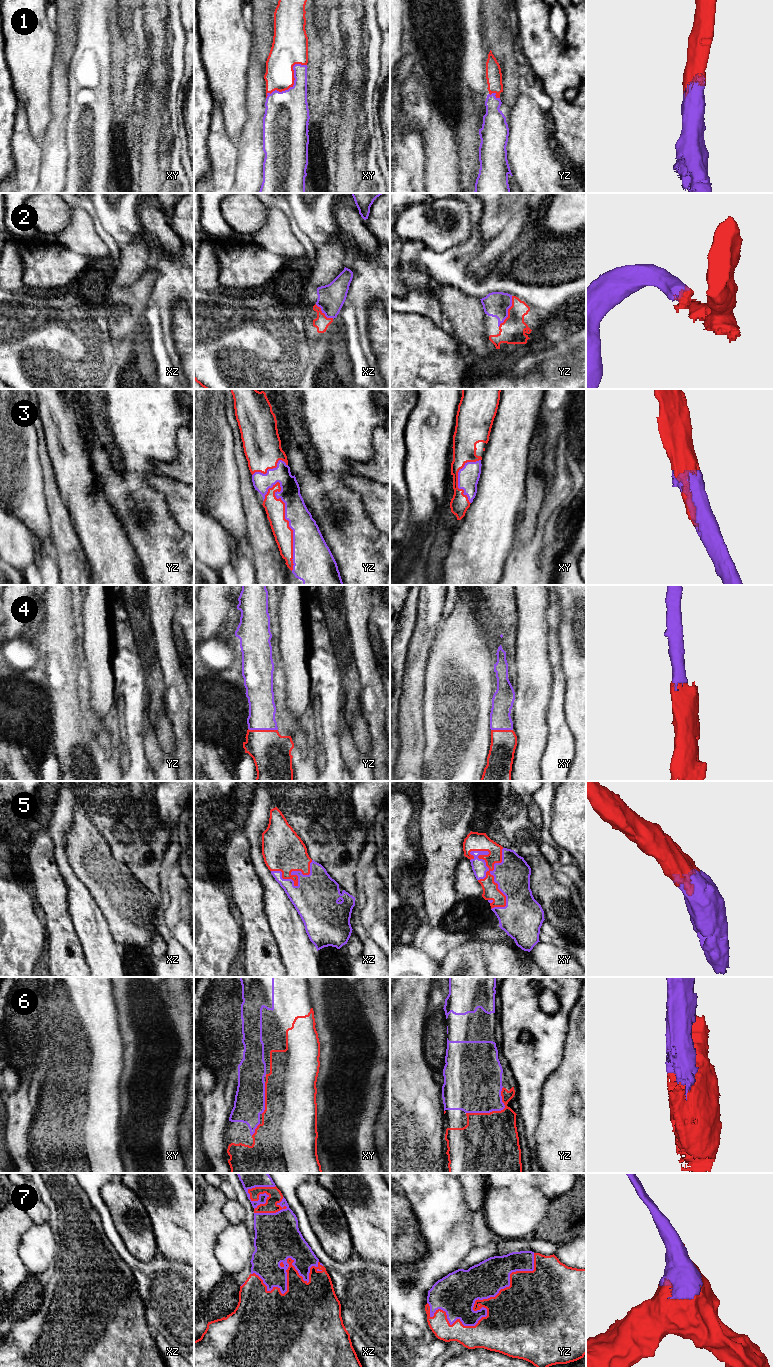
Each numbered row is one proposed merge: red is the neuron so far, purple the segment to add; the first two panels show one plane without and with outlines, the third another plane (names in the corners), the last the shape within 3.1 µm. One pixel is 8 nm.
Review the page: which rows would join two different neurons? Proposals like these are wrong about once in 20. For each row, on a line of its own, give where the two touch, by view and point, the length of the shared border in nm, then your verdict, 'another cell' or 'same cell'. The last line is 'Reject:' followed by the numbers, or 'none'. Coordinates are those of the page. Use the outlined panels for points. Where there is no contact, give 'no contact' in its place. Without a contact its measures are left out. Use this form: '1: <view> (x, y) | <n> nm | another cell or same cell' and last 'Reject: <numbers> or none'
1: xy (293, 84) | 420 nm | same cell
2: yz (508, 311) | 280 nm | same cell
3: yz (288, 524) | 750 nm | same cell
4: yz (263, 730) | 240 nm | same cell
5: xy (487, 866) | 550 nm | same cell
6: yz (495, 1111) | 360 nm | same cell
7: yz (474, 1305) | 1000 nm | same cell
Reject: none

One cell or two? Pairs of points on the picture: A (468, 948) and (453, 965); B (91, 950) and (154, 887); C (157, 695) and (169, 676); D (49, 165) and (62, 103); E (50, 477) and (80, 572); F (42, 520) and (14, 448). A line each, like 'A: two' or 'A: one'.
A: one
B: two
C: two
D: one
E: one
F: one

